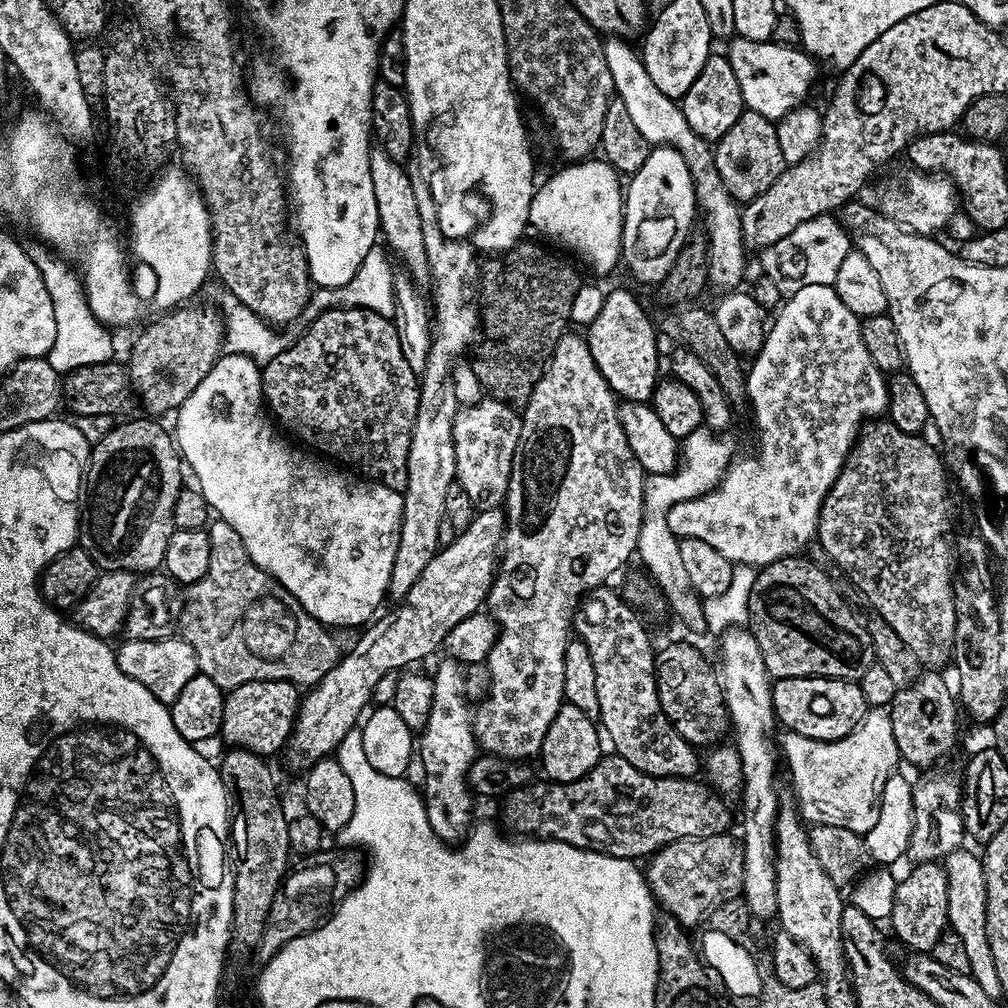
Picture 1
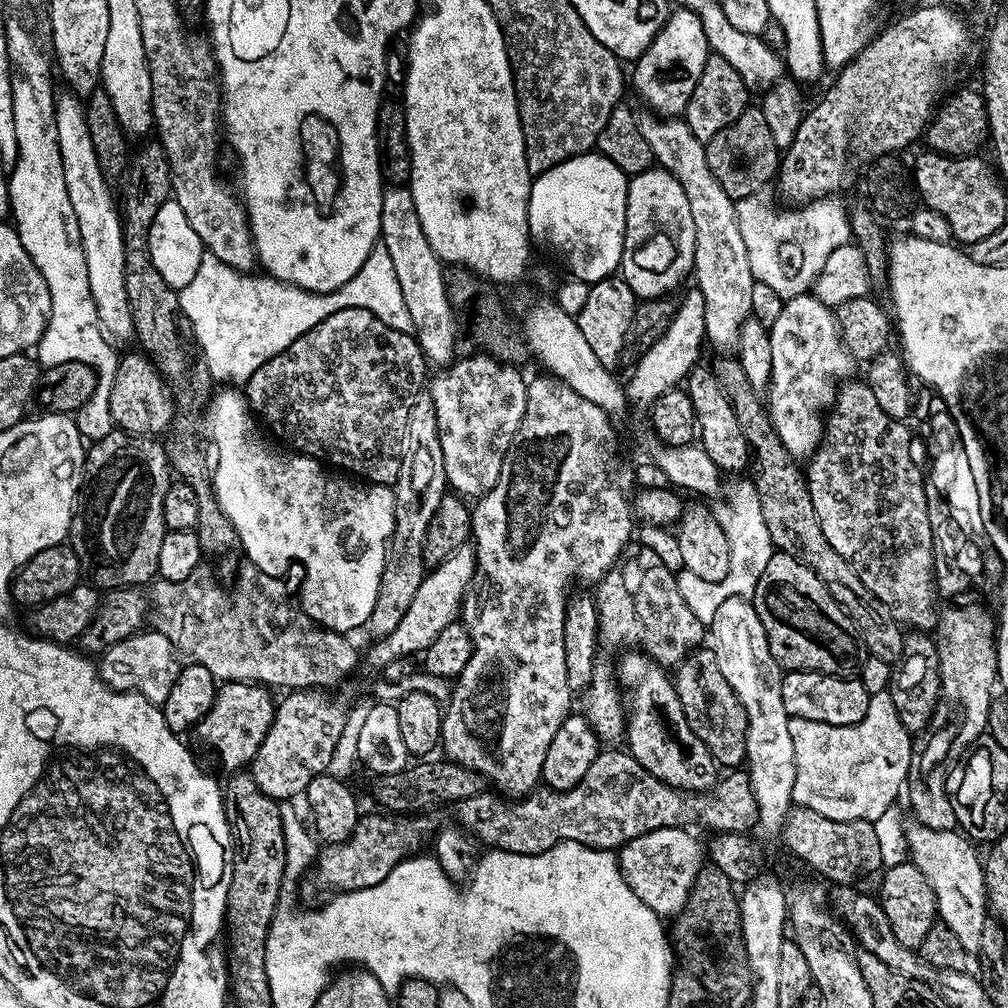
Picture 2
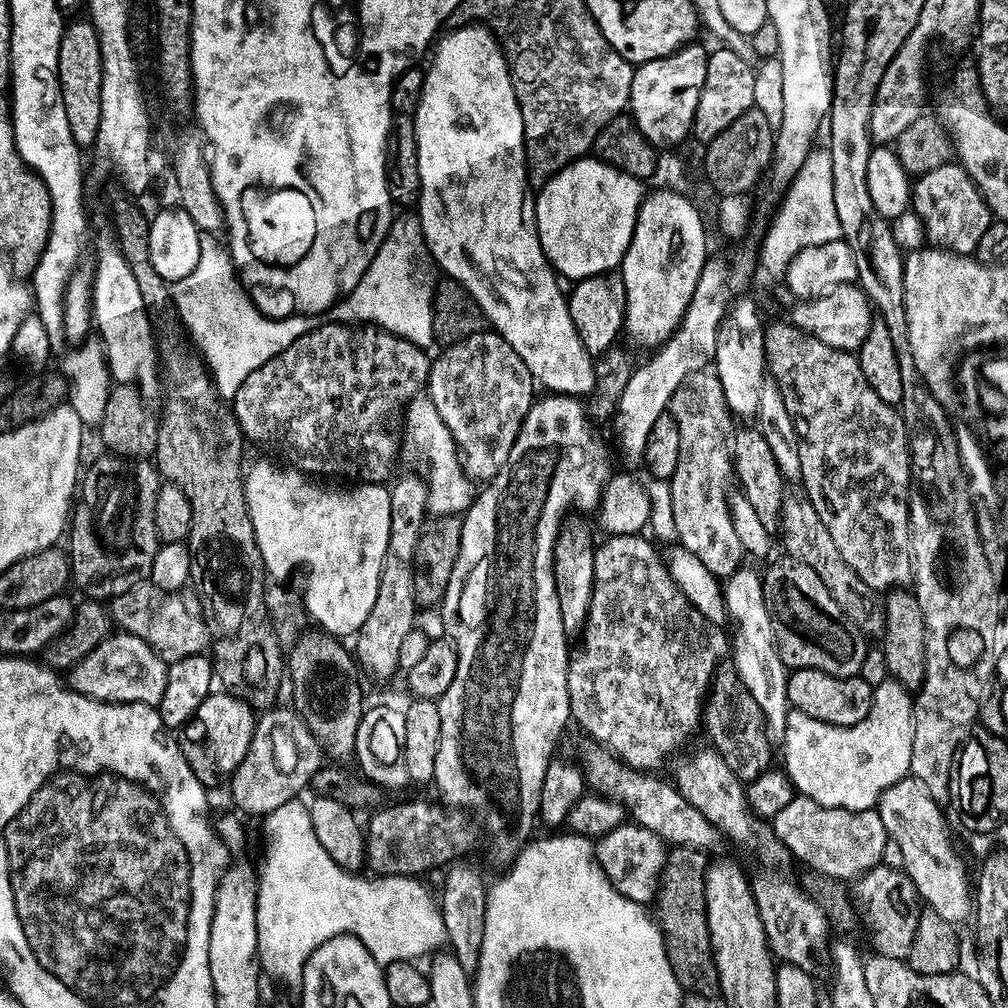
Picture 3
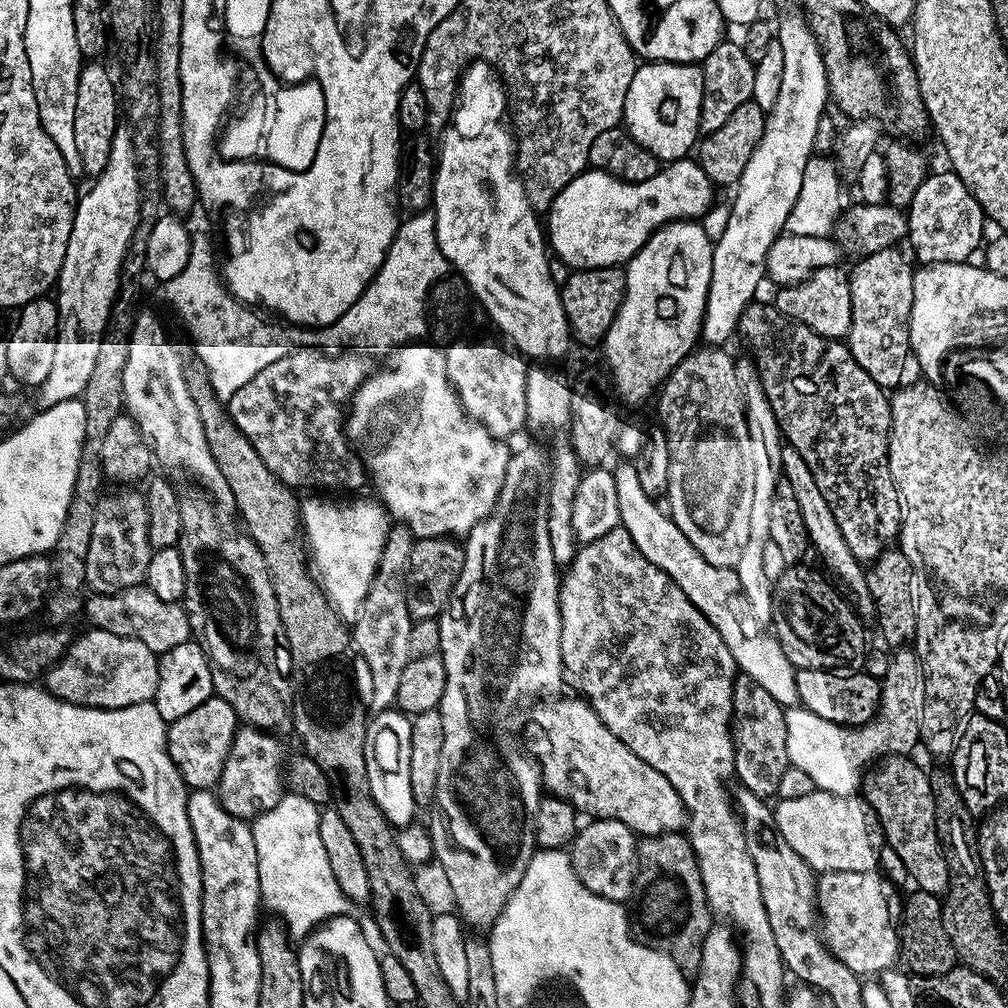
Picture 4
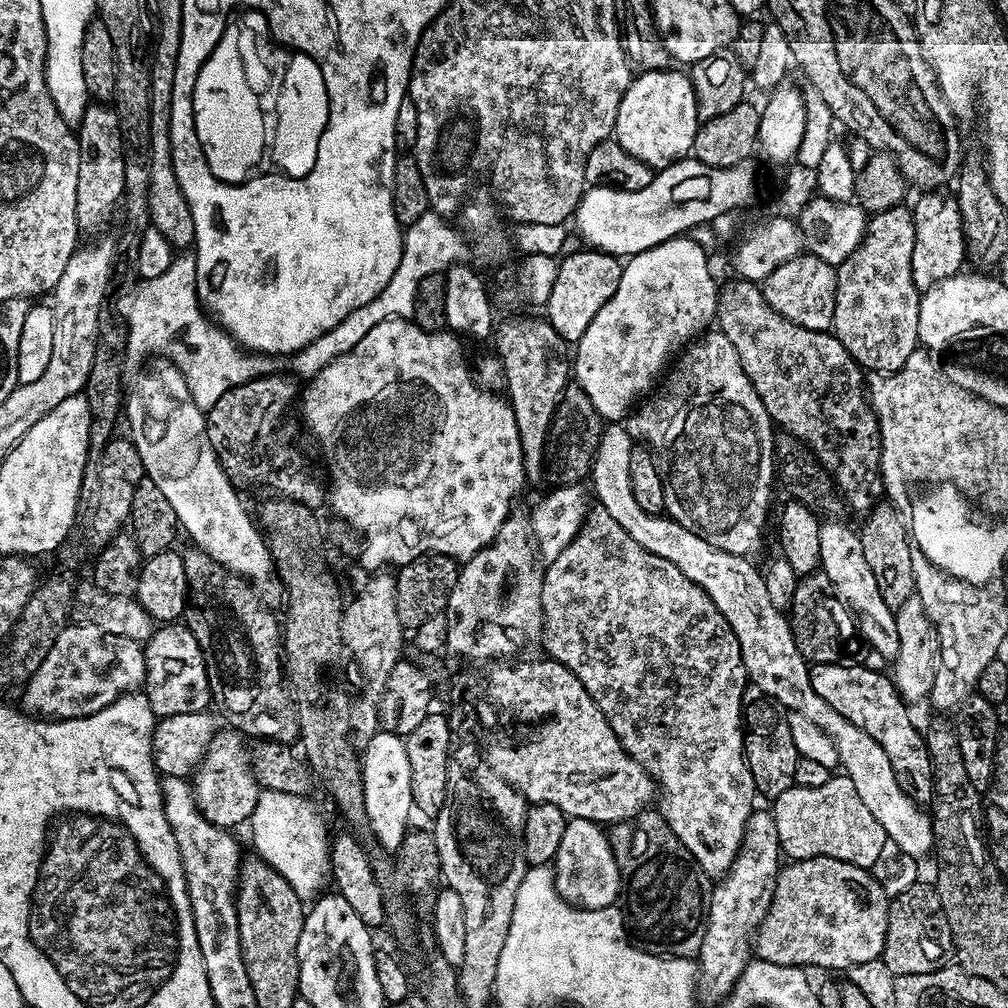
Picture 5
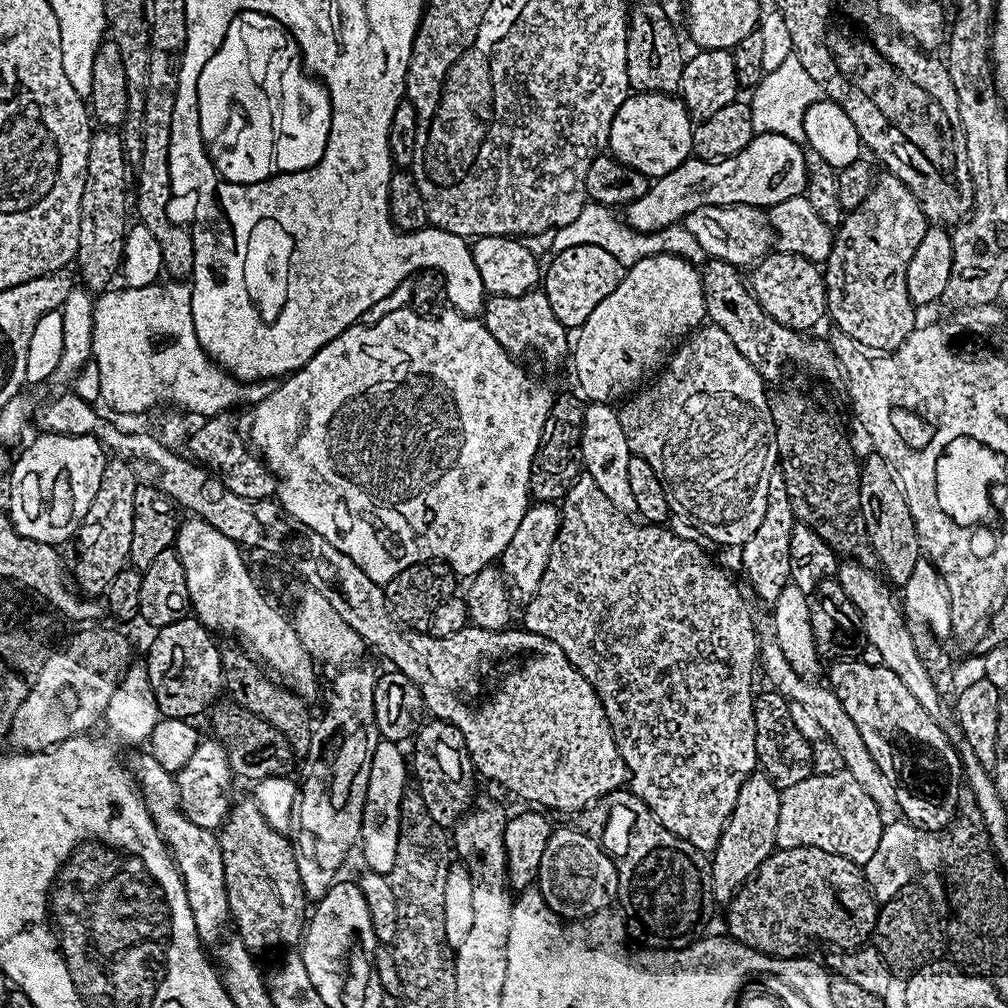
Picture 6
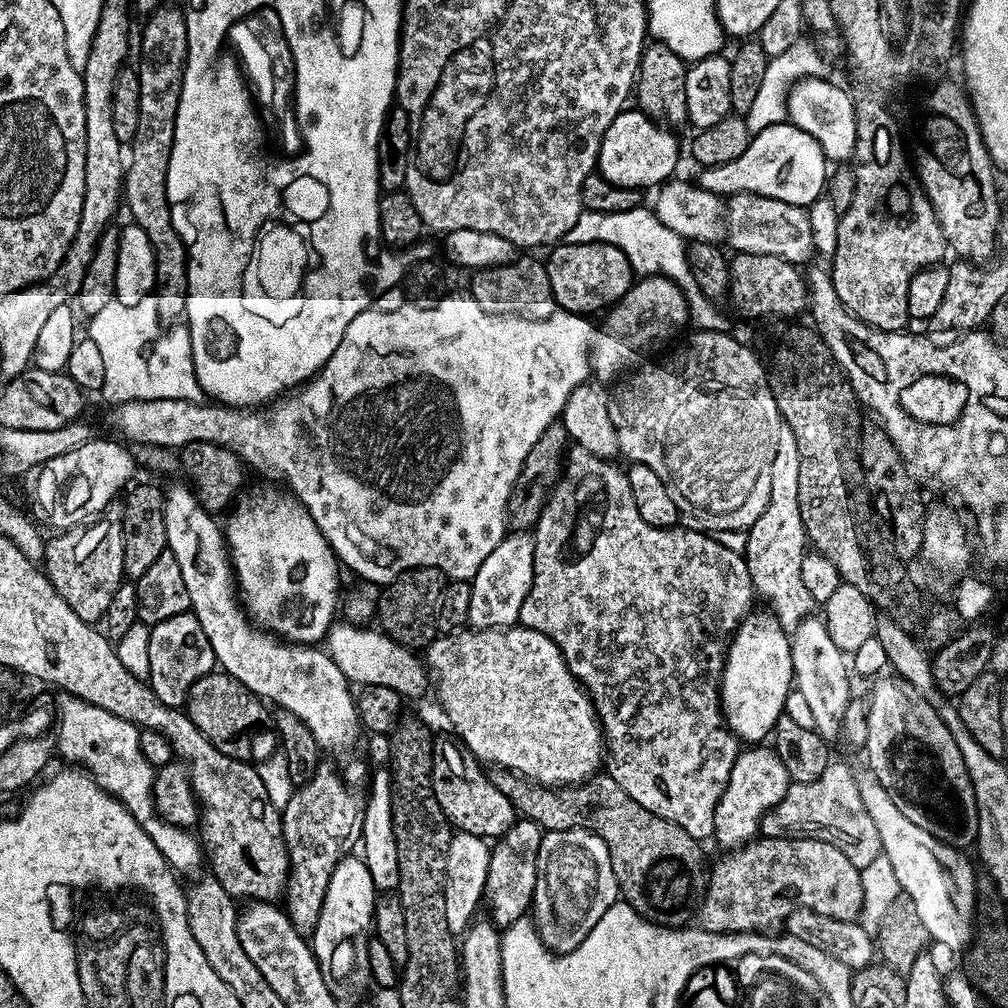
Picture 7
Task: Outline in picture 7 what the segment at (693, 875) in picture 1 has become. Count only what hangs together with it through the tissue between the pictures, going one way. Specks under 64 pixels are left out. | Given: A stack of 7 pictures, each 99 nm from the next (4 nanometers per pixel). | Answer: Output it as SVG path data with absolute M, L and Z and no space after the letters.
M579 826L565 832L544 832L542 842L538 846L536 859L536 889L532 895L531 919L536 925L536 933L546 947L552 944L568 944L568 952L572 952L598 926L602 914L610 910L610 906L618 899L618 889L614 870L610 866L610 854L606 842L595 832L589 832Z

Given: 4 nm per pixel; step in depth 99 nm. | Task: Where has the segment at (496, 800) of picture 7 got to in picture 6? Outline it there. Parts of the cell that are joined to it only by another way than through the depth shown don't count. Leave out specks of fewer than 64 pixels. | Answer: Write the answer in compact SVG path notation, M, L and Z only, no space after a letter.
M432 718L421 723L420 730L411 741L410 747L412 747L410 772L414 777L415 791L422 794L422 802L426 802L426 810L430 810L430 818L434 818L434 822L438 822L444 829L451 829L460 823L460 817L465 815L474 804L474 801L472 801L472 791L476 788L476 780L472 777L474 760L473 757L472 760L468 757L470 749L466 738L462 734L462 730L458 730L458 726Z

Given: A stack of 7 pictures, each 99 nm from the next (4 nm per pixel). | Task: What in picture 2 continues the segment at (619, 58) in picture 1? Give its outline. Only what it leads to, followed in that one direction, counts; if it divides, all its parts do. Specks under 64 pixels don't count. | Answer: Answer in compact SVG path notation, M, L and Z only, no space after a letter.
M656 114L641 115L639 117L642 135L646 137L646 142L650 142L653 161L659 167L668 171L670 175L678 180L682 186L686 199L690 202L691 217L694 218L694 258L692 272L694 273L695 287L700 289L702 297L705 298L705 334L707 343L714 344L720 354L728 354L731 350L740 347L740 331L742 326L753 315L752 312L752 287L757 287L757 280L752 277L749 265L749 253L746 245L742 242L741 231L738 230L738 214L735 213L736 201L722 190L718 178L714 178L714 173L710 171L710 162L706 162L705 144L698 142L690 130L690 126L685 124L680 118L661 118Z

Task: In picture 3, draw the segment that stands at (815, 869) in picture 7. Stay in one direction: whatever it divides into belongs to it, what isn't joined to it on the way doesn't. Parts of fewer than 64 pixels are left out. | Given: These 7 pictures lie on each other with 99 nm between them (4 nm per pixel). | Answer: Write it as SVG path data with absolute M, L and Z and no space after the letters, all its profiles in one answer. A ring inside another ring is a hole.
M881 862L859 877L854 887L855 903L864 907L864 916L872 923L872 944L876 947L873 949L879 955L907 961L922 911L922 901L908 875L899 868L890 868ZM900 895L904 895L904 904L900 901Z

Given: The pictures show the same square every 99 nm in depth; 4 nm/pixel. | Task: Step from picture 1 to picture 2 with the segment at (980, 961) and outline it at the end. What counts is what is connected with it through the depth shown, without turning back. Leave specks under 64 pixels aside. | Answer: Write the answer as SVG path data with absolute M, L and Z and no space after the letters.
M912 818L905 823L906 842L910 862L926 874L926 882L936 895L936 910L939 919L962 942L969 954L980 952L980 943L984 941L984 908L986 912L986 889L984 886L984 865L981 853L976 853L977 845L969 837L956 830L939 832L927 828Z

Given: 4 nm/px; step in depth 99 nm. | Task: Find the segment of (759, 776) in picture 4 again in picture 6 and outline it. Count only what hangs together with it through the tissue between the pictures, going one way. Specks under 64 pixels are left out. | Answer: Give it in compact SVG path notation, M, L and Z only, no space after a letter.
M768 690L765 696L757 695L754 700L752 727L756 738L756 758L764 775L783 790L802 782L813 775L813 741L802 738L794 718L790 718L789 701L775 690Z

